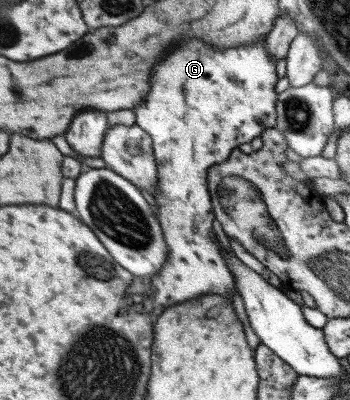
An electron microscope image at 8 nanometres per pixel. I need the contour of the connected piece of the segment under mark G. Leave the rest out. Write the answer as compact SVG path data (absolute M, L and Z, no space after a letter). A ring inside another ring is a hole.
M189 37L182 38L177 44L174 44L173 48L169 52L166 52L165 56L160 58L151 67L151 72L149 73L149 88L147 89L143 100L133 107L133 113L135 124L138 125L140 129L143 129L152 140L154 161L157 165L157 189L155 189L155 191L150 191L150 194L158 204L158 207L152 208L152 211L154 211L154 217L156 217L156 222L154 223L162 228L162 239L164 239L164 245L167 247L167 258L160 270L158 270L152 278L149 278L152 283L152 287L150 288L151 297L149 300L144 301L145 303L148 303L148 305L149 303L154 302L161 305L162 307L160 308L164 310L168 306L208 294L218 294L232 303L230 289L234 289L235 291L234 276L230 274L230 270L228 270L220 255L220 245L212 231L214 213L212 213L212 204L210 201L210 194L208 193L206 176L208 168L211 167L211 165L226 161L230 152L233 151L233 149L236 149L238 145L242 145L242 143L250 143L251 139L260 136L266 128L275 127L275 99L277 98L277 93L275 92L274 86L279 77L277 76L274 64L275 61L267 54L264 39L258 39L258 41L252 42L251 44L240 44L224 49L218 49L210 44L204 44L201 39Z

